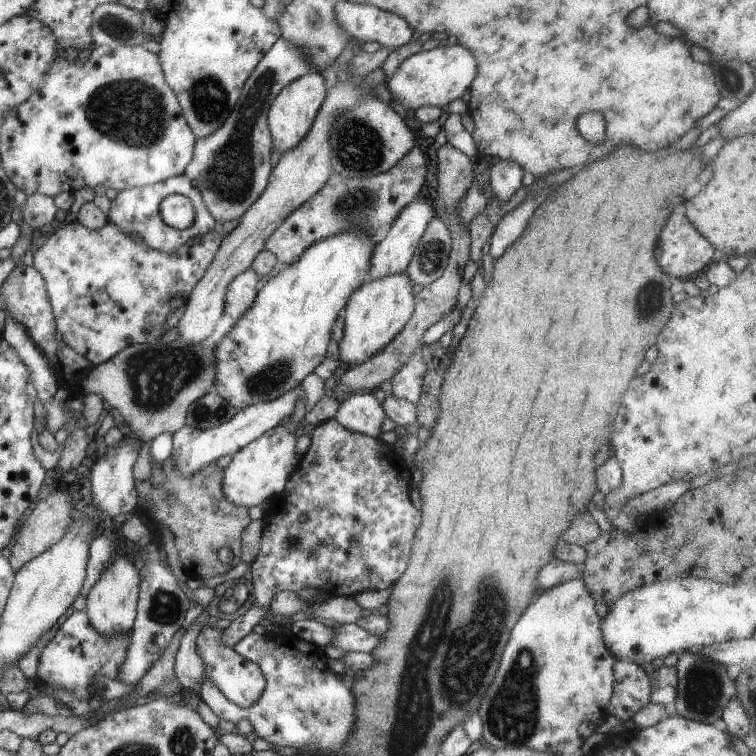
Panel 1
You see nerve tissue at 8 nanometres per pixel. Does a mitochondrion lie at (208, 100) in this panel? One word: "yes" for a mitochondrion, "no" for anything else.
yes

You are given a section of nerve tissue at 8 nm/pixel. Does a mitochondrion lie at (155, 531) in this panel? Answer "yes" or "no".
no

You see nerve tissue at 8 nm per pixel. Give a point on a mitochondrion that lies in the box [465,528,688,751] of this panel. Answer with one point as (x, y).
(511, 713)

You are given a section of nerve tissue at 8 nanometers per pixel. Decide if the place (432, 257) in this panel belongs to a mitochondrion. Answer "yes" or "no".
yes

